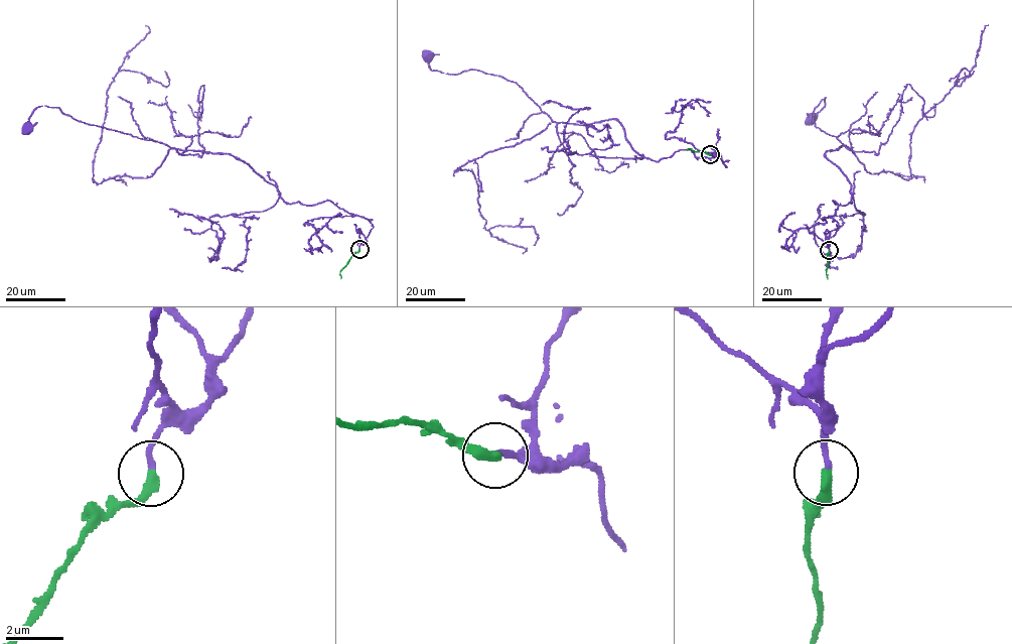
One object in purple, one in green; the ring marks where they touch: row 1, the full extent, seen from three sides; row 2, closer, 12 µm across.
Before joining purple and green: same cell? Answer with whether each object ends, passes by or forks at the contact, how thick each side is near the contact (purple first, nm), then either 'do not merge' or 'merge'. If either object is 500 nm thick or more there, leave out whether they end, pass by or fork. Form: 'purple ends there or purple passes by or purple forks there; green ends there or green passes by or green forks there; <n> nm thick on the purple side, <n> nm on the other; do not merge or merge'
purple ends there; green ends there; 180 nm thick on the purple side, 360 nm on the other; merge

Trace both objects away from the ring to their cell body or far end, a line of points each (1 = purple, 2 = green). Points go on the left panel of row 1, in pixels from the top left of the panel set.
1: (358, 249), (373, 227), (366, 219), (327, 200), (287, 203), (229, 154), (170, 148), (44, 105), (28, 129)
2: (358, 249), (339, 272), (340, 278)

